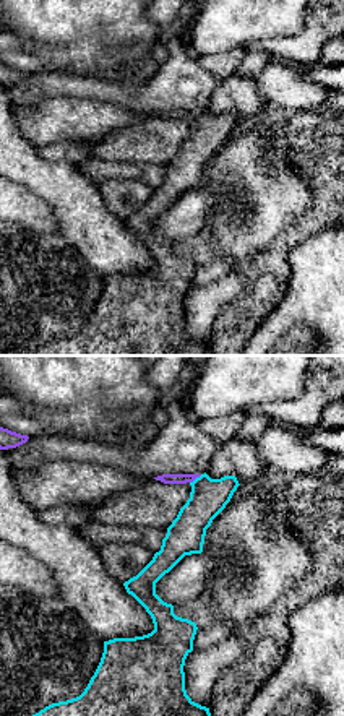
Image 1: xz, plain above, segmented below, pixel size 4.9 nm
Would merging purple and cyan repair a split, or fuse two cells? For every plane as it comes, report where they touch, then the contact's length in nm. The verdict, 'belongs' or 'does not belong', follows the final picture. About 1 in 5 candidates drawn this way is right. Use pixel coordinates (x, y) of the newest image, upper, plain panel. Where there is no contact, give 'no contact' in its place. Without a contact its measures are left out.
contact (195, 114); length 80 nm

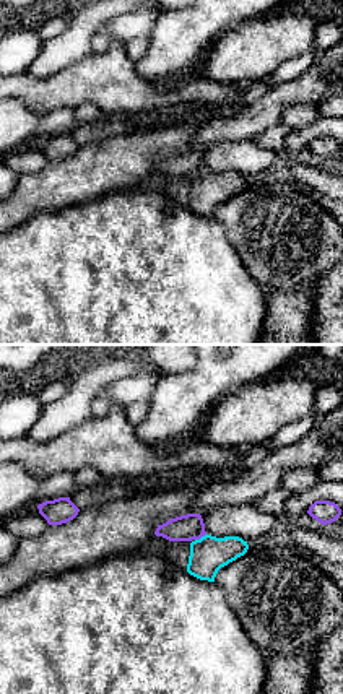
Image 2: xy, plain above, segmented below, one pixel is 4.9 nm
contact (200, 173); length 70 nm

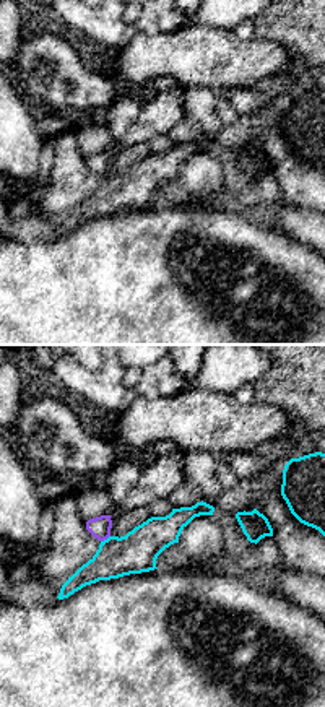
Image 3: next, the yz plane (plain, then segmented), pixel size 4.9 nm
contact (104, 174); length 60 nm

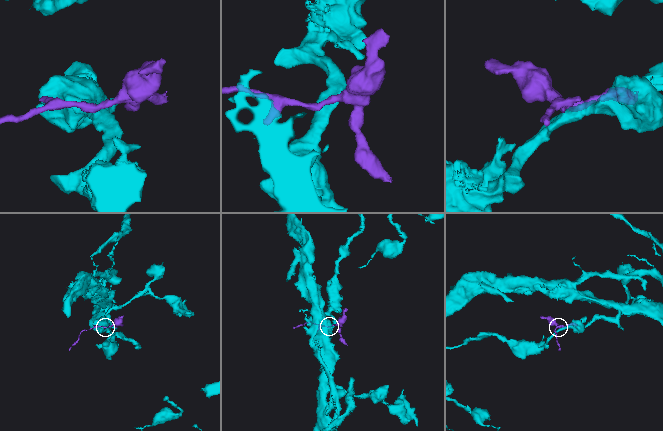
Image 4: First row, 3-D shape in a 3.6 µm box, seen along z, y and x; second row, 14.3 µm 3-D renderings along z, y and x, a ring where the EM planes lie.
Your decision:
does not belong

